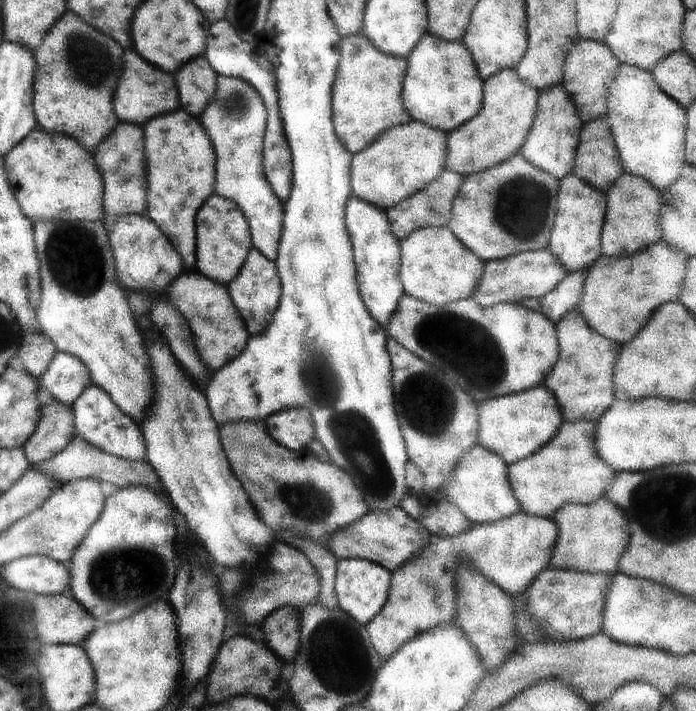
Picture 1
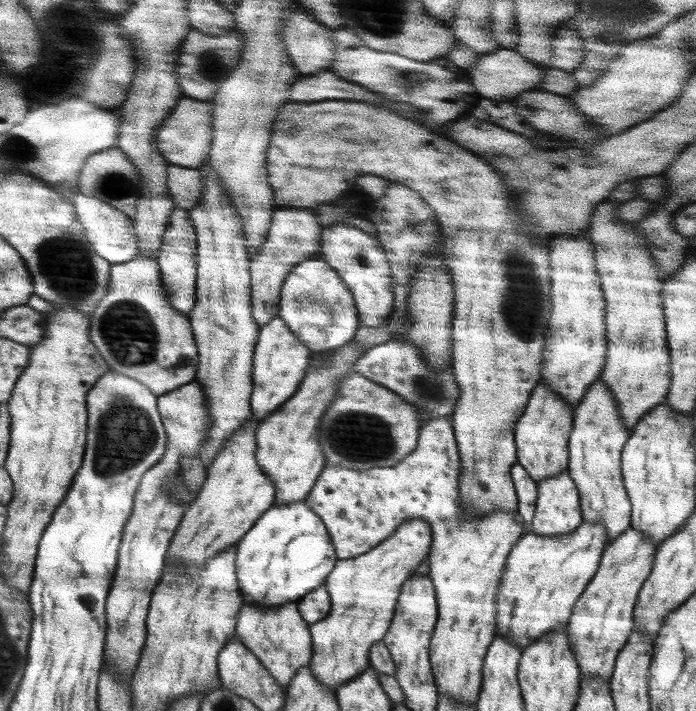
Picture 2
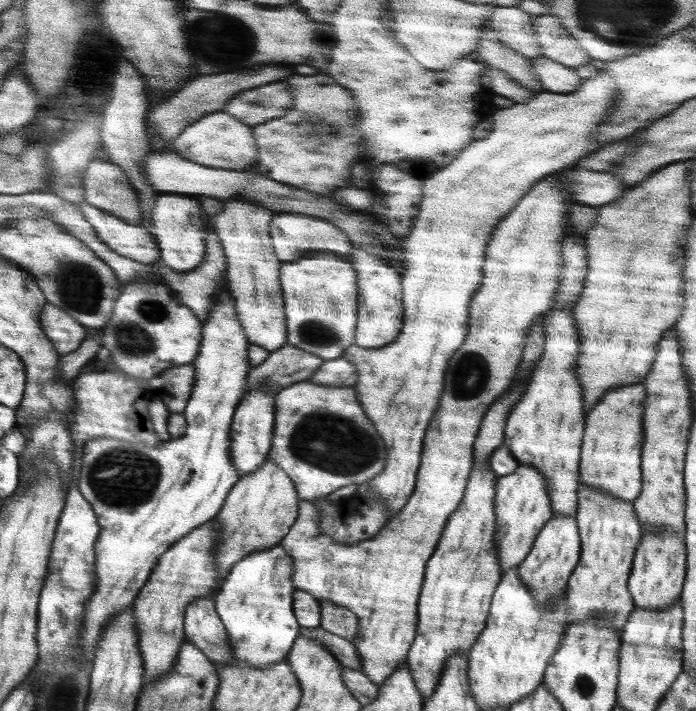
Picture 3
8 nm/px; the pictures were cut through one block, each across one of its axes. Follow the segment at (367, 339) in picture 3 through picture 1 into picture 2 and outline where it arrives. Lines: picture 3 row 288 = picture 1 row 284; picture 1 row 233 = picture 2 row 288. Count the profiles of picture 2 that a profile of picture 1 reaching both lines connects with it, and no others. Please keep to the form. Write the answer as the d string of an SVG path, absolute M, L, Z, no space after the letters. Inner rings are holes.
M334 224L322 231L322 258L353 292L363 326L382 327L394 312L394 272L378 235L349 224Z

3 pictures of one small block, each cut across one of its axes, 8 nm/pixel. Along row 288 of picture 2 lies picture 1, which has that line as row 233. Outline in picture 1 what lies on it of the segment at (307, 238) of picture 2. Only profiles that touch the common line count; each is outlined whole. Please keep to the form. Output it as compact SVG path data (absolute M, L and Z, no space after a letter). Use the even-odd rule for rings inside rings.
M218 78L214 102L198 116L217 149L218 195L233 200L249 218L252 243L267 259L276 260L284 228L285 207L262 170L262 136L266 130L266 107L258 90L241 78Z

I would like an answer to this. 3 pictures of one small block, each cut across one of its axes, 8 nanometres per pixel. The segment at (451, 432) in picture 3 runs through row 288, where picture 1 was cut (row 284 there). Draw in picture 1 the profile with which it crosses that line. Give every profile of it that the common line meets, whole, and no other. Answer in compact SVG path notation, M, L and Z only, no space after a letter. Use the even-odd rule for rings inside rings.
M549 249L526 251L502 260L486 261L485 272L473 294L474 302L481 307L500 303L521 303L524 298L540 300L544 294L557 288L566 276L559 260Z

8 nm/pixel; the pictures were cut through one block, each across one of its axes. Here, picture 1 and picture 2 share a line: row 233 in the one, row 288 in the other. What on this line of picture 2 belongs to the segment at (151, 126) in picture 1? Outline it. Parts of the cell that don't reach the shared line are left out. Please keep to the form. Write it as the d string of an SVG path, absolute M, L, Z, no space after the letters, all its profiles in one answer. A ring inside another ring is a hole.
M177 208L172 214L168 232L164 234L164 246L162 246L162 252L159 256L159 266L166 292L168 292L168 300L184 316L189 316L195 302L197 243L192 216L187 209Z

